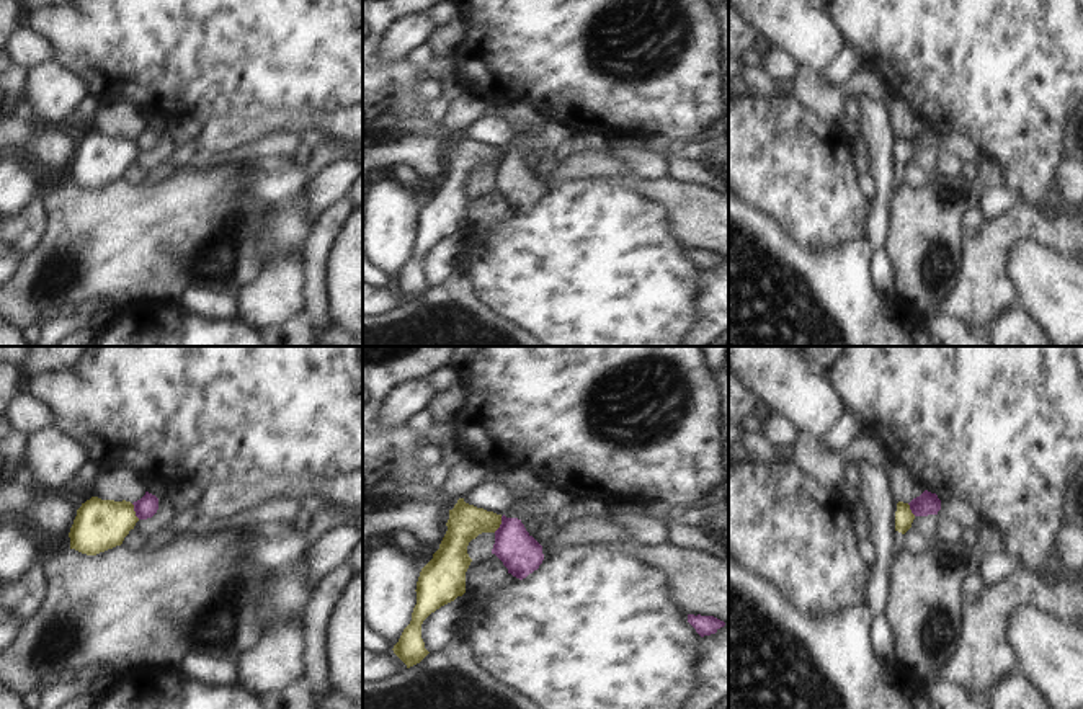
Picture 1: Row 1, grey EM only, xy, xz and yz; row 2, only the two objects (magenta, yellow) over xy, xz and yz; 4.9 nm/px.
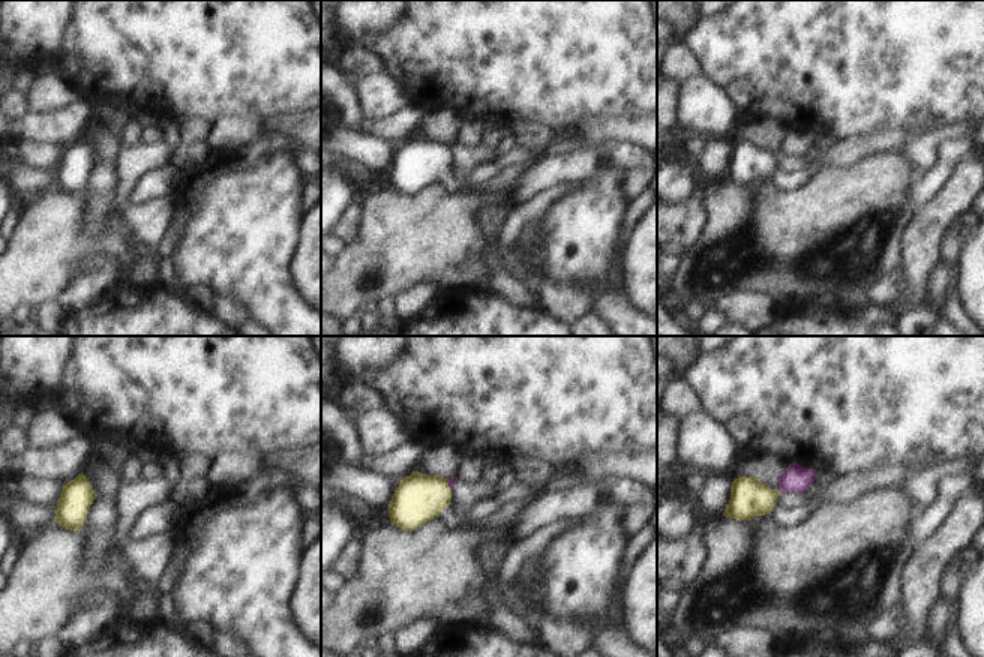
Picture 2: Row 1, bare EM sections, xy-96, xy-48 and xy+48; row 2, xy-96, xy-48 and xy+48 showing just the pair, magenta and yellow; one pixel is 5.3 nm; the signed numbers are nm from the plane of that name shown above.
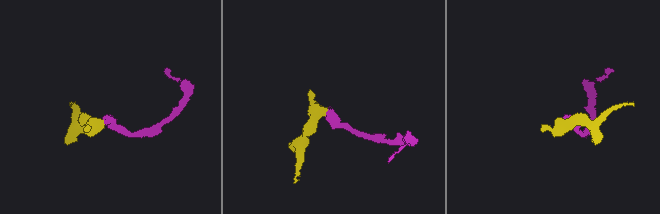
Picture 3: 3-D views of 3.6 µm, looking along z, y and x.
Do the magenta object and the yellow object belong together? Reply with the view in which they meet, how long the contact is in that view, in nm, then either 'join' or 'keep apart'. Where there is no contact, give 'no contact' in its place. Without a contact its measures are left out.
xy | 90 nm | keep apart

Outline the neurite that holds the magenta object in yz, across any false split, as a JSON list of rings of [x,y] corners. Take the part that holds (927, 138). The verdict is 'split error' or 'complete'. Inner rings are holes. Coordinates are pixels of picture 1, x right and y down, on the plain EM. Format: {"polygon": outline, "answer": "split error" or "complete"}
{"polygon": [[[928,124],[913,132],[908,139],[915,150],[938,149],[938,145],[941,144],[941,134],[936,127],[931,127]]], "answer": "complete"}

